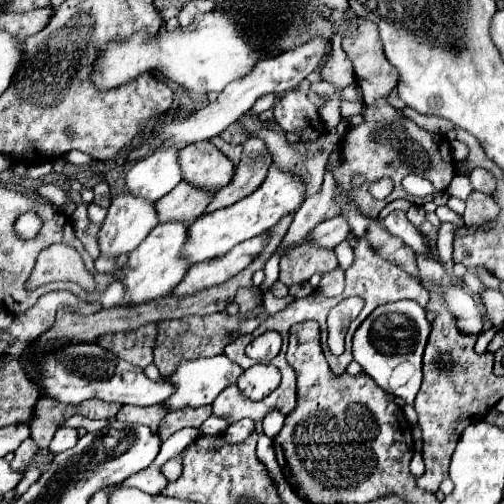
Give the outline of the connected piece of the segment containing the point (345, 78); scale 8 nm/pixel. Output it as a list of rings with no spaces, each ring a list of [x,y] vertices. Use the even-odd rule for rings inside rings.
[[[336,33],[330,41],[331,51],[327,55],[327,61],[321,67],[321,79],[331,83],[337,89],[345,89],[347,85],[351,85],[355,81],[353,75],[353,65],[347,59],[345,51],[341,49],[342,38]]]

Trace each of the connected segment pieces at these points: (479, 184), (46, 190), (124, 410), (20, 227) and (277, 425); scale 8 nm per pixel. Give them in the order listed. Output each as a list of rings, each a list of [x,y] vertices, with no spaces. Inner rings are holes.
[[[473,169],[469,173],[469,179],[471,179],[471,185],[475,191],[487,193],[487,195],[491,195],[495,191],[495,177],[485,169]]]
[[[54,184],[42,185],[37,192],[55,206],[63,206],[68,202],[66,193]]]
[[[123,405],[117,413],[119,421],[127,421],[127,423],[143,423],[147,427],[157,427],[159,421],[155,423],[153,419],[163,419],[167,415],[167,411],[163,409],[163,405],[153,405],[153,407],[135,407],[135,405]]]
[[[26,212],[19,216],[15,223],[15,232],[23,240],[32,239],[41,228],[42,221],[36,213]]]
[[[275,411],[267,413],[267,417],[263,419],[263,433],[265,433],[269,439],[273,439],[273,437],[281,431],[283,421],[285,421],[285,417],[283,417],[281,413],[275,413]]]

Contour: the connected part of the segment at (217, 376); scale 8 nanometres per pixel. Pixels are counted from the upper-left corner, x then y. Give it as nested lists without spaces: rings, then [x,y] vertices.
[[[215,355],[215,357],[209,357],[209,359],[193,359],[193,361],[187,361],[183,359],[175,373],[171,377],[167,377],[165,381],[173,383],[175,385],[175,393],[163,401],[165,409],[169,411],[175,411],[175,409],[183,409],[183,407],[203,407],[203,405],[211,405],[213,399],[227,387],[227,385],[233,385],[237,383],[237,377],[243,369],[233,363],[231,359],[227,359],[225,355]]]

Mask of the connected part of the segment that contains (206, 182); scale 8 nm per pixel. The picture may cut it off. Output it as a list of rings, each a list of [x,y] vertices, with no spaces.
[[[211,141],[183,147],[179,151],[179,167],[183,181],[211,193],[229,185],[235,173],[233,163]]]

